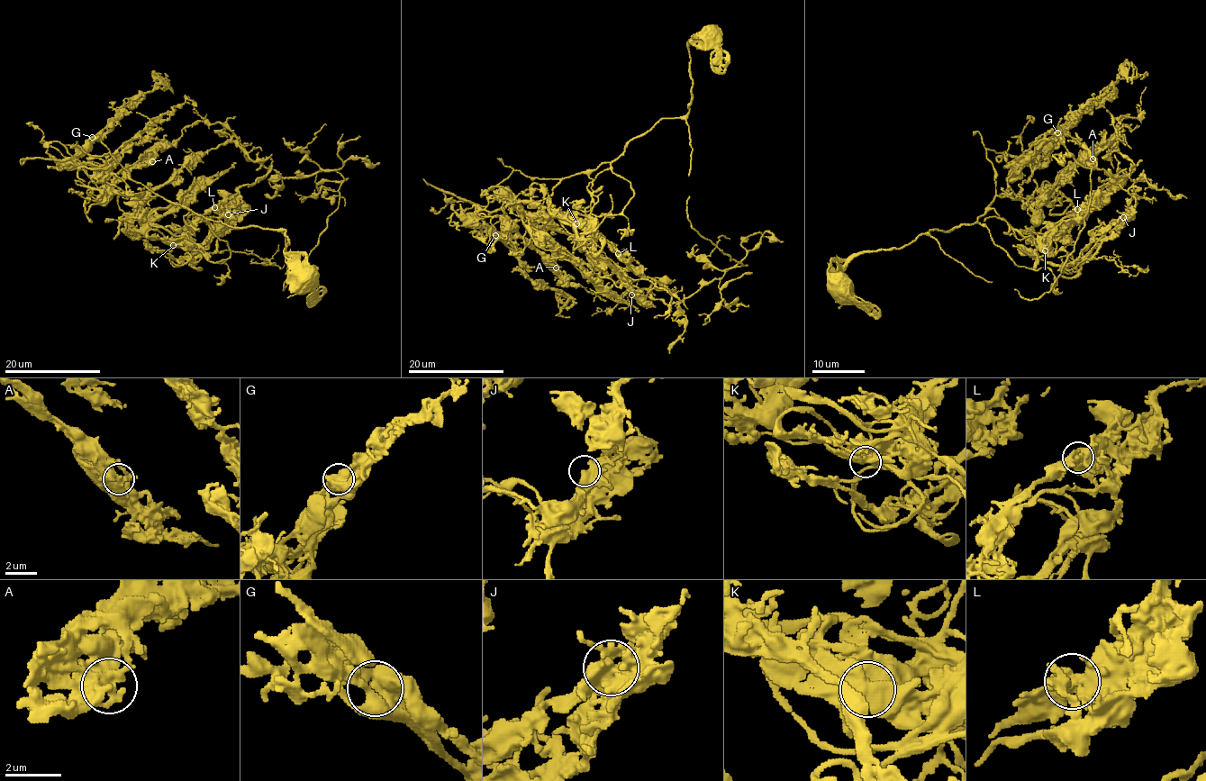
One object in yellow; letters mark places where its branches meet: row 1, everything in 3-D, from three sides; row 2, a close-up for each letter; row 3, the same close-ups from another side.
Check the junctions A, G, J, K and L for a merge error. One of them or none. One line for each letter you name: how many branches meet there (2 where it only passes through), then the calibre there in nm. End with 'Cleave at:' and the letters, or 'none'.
Cleave at: none

